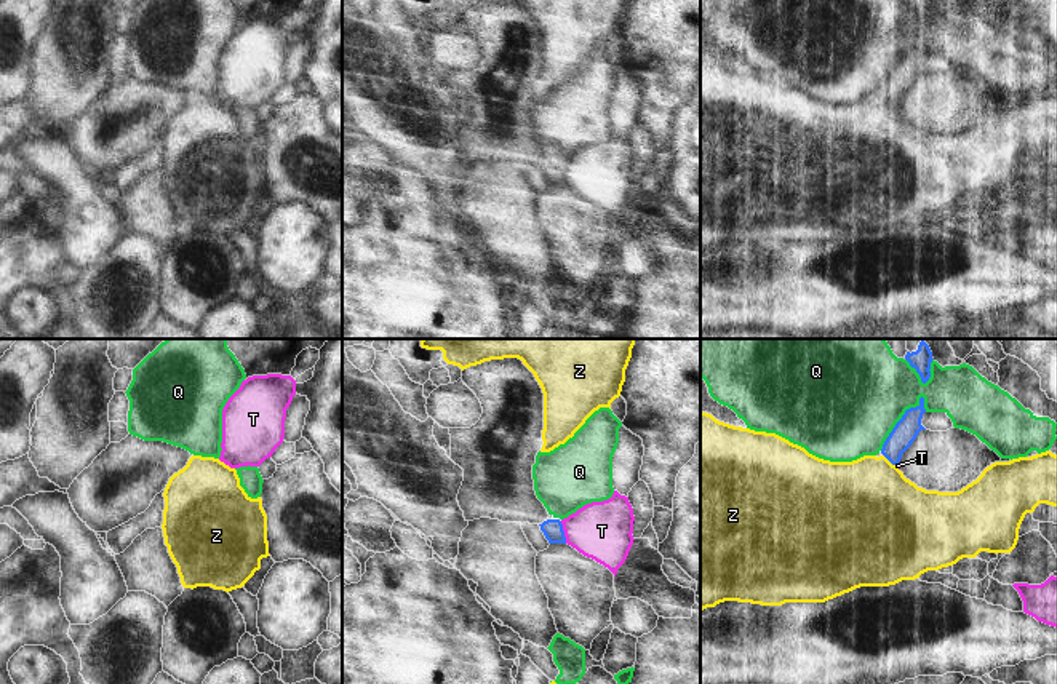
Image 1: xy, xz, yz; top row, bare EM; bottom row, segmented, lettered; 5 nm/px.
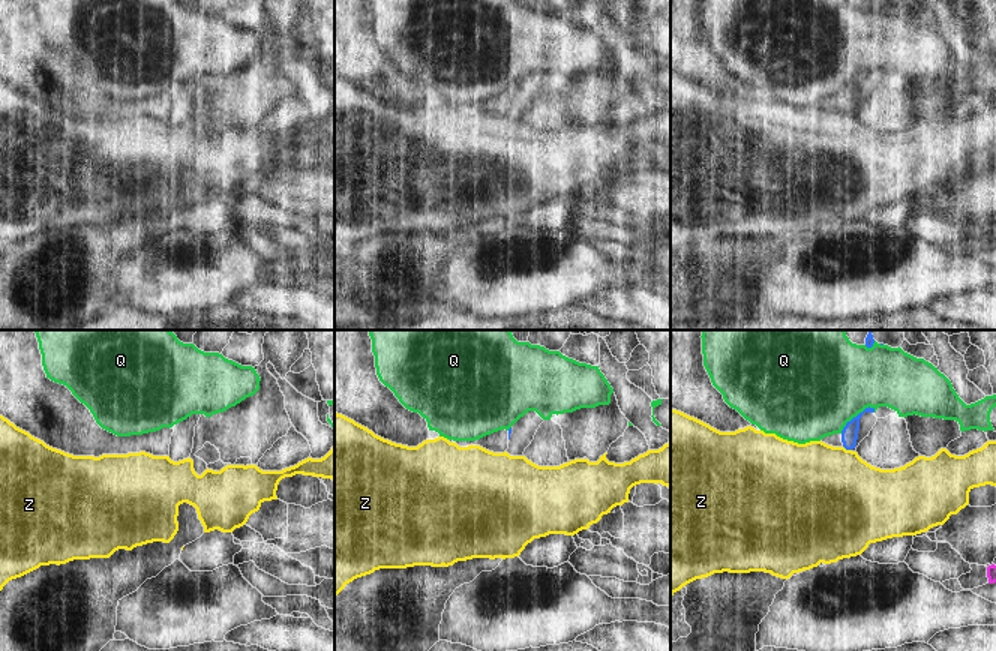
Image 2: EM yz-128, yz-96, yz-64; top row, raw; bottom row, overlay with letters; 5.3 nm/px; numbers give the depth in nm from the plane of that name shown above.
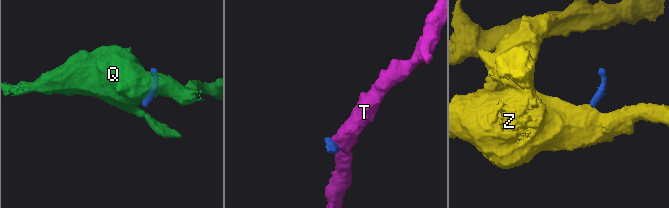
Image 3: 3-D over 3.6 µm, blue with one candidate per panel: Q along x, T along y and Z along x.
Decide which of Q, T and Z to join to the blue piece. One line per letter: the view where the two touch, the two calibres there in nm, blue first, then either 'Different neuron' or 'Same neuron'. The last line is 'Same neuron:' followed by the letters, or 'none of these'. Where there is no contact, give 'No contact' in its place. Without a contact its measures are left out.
Q: Touches blue in yz. Thickness 120 nm (blue) against 460 nm. Different neuron
T: Touches blue in xz. Thickness 100 nm (blue) against 300 nm. Different neuron
Z: Touches blue in yz. Thickness 120 nm (blue) against 460 nm. Different neuron
Same neuron: none of these

